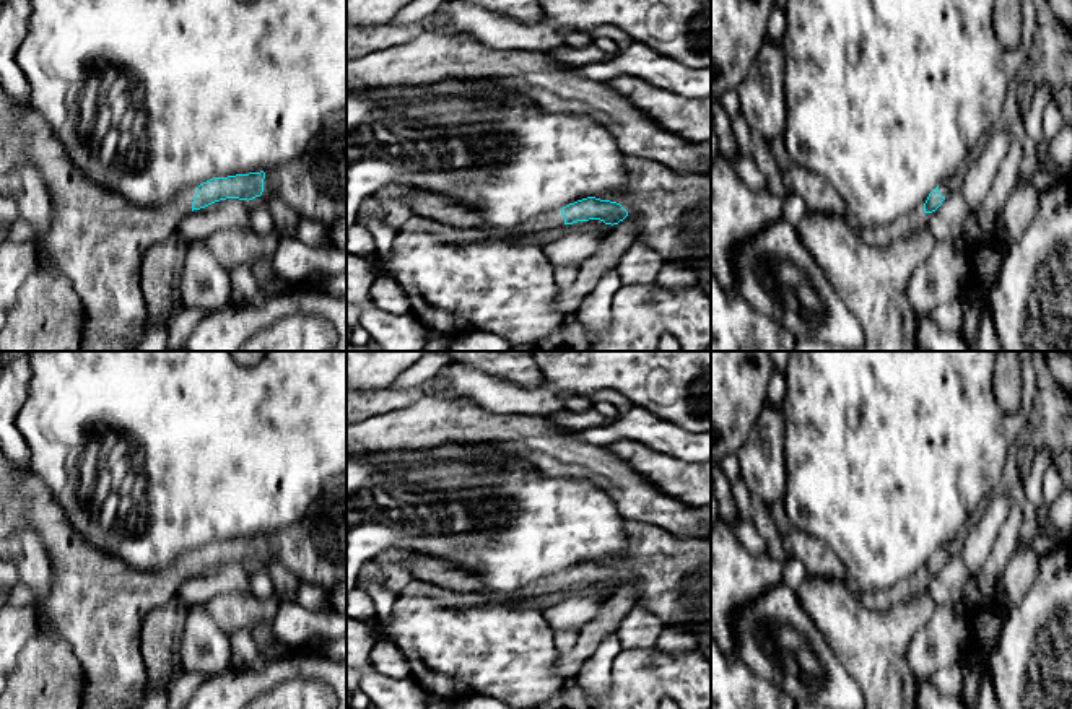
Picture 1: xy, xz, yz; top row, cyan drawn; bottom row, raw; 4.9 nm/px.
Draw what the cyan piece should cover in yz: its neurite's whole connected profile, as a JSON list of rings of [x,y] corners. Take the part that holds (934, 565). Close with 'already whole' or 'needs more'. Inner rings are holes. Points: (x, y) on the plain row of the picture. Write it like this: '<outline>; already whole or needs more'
[[[947,546],[939,548],[927,561],[924,568],[924,577],[935,576],[942,566],[950,559],[950,553]]]; needs more

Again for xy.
[[[0,450],[0,540],[20,528],[29,528],[44,543],[52,568],[52,590],[44,603],[57,637],[67,641],[86,673],[86,698],[81,709],[137,709],[143,698],[146,662],[142,646],[142,624],[145,616],[176,598],[181,584],[194,574],[205,572],[226,563],[252,564],[272,559],[291,571],[301,582],[330,590],[335,584],[346,582],[346,478],[333,481],[296,524],[273,535],[213,542],[198,551],[179,556],[158,569],[140,569],[127,564],[115,555],[89,543],[67,519],[47,485],[33,473],[20,475]]]; needs more

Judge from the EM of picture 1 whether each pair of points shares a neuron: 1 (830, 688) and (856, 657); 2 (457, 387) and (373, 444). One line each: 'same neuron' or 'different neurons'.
1: different neurons
2: different neurons

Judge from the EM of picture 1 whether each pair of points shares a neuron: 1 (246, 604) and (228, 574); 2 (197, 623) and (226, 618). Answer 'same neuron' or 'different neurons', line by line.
1: different neurons
2: different neurons

